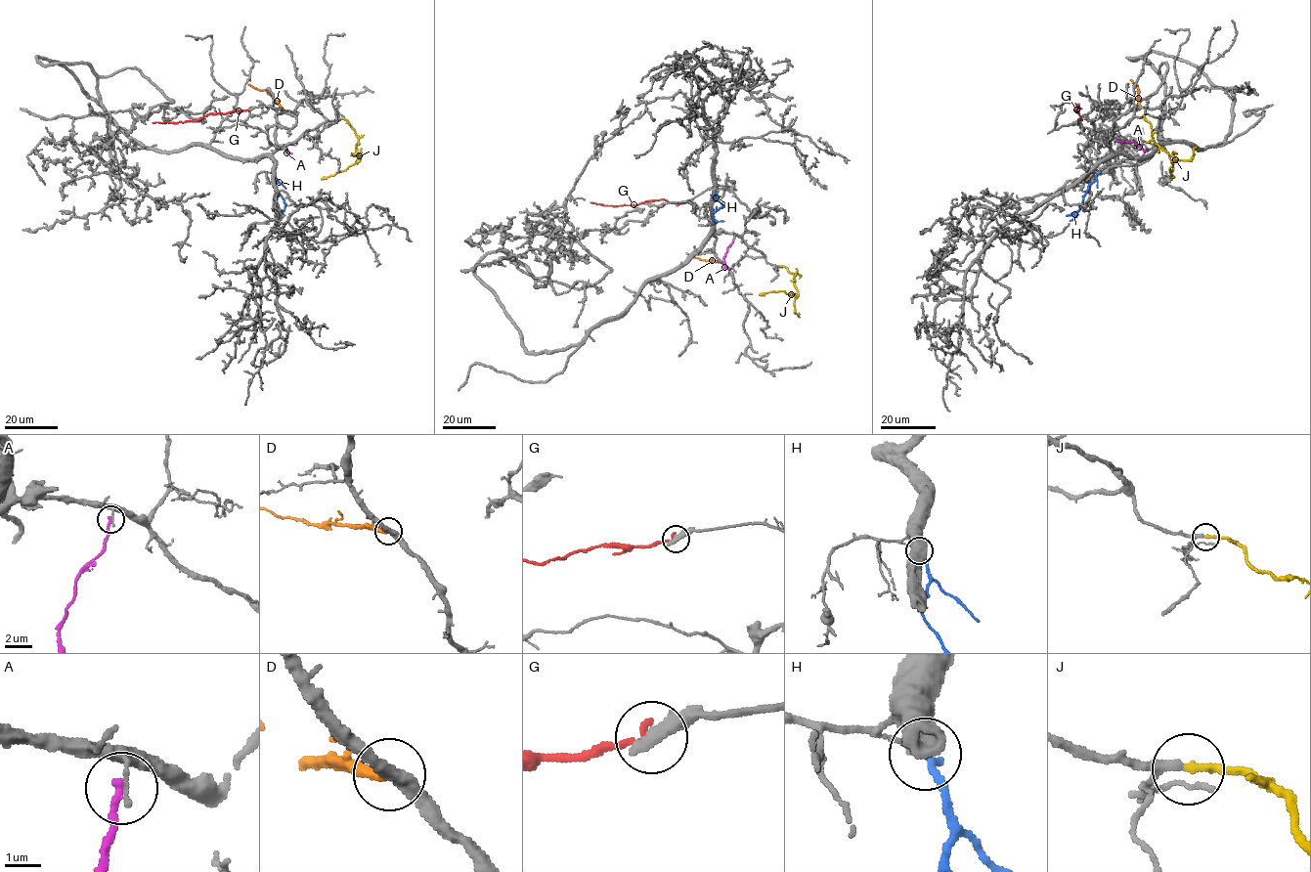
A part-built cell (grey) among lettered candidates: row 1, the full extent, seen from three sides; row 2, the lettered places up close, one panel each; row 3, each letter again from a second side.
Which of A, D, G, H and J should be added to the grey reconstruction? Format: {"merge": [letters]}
{"merge": ["J"]}

